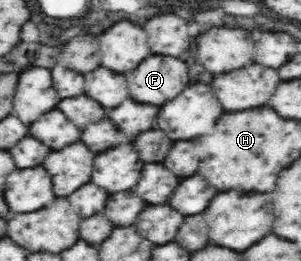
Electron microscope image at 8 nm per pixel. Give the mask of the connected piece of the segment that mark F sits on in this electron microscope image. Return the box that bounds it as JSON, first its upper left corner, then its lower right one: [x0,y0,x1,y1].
[126,55,188,105]

